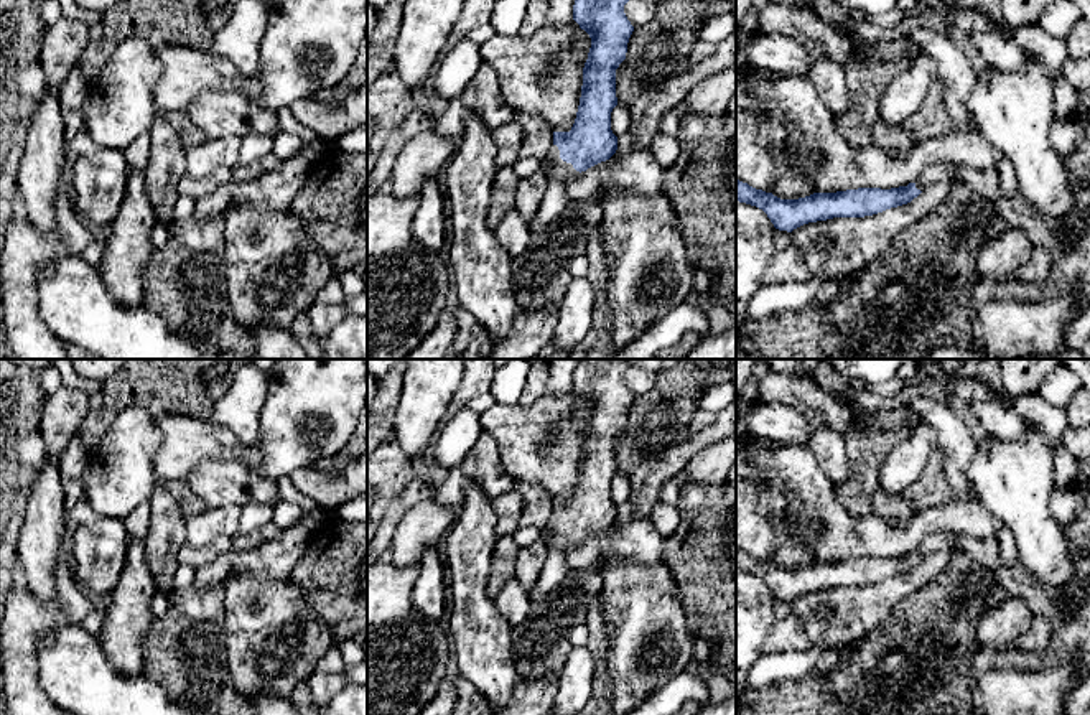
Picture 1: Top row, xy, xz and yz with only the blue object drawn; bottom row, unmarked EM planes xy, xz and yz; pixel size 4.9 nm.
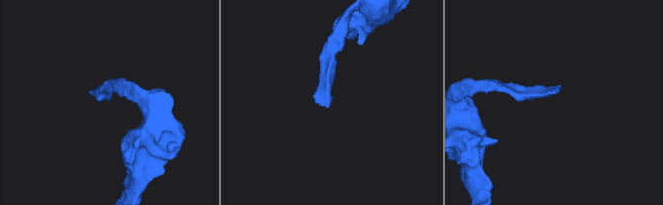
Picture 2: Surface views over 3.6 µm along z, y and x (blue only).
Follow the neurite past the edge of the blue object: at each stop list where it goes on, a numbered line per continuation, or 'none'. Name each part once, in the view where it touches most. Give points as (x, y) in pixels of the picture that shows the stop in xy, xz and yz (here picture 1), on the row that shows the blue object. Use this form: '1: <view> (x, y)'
1: xz (562, 170)

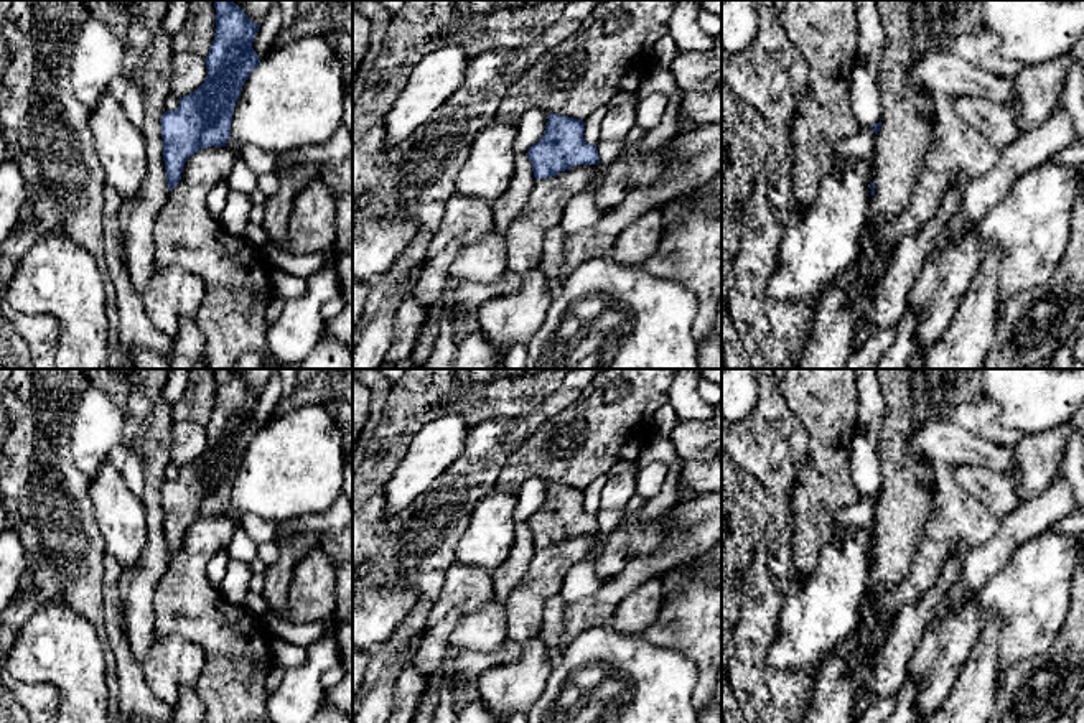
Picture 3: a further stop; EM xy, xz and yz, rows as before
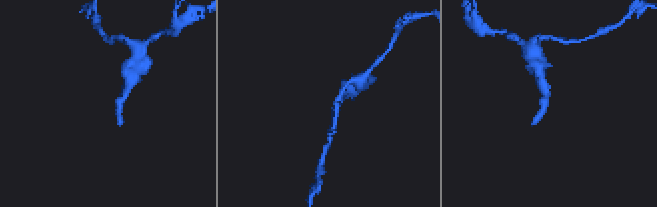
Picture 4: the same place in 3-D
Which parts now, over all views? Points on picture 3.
none

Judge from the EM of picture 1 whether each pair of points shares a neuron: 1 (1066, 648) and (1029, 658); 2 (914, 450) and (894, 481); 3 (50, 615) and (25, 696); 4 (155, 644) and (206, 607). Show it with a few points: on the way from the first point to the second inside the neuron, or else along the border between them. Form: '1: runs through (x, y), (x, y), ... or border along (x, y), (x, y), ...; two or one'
1: runs through (1057, 651), (1049, 658), (1038, 658); one
2: runs through (908, 458), (898, 473); one
3: runs through (30, 635), (25, 640), (25, 676); one
4: runs through (168, 643), (193, 620); one

